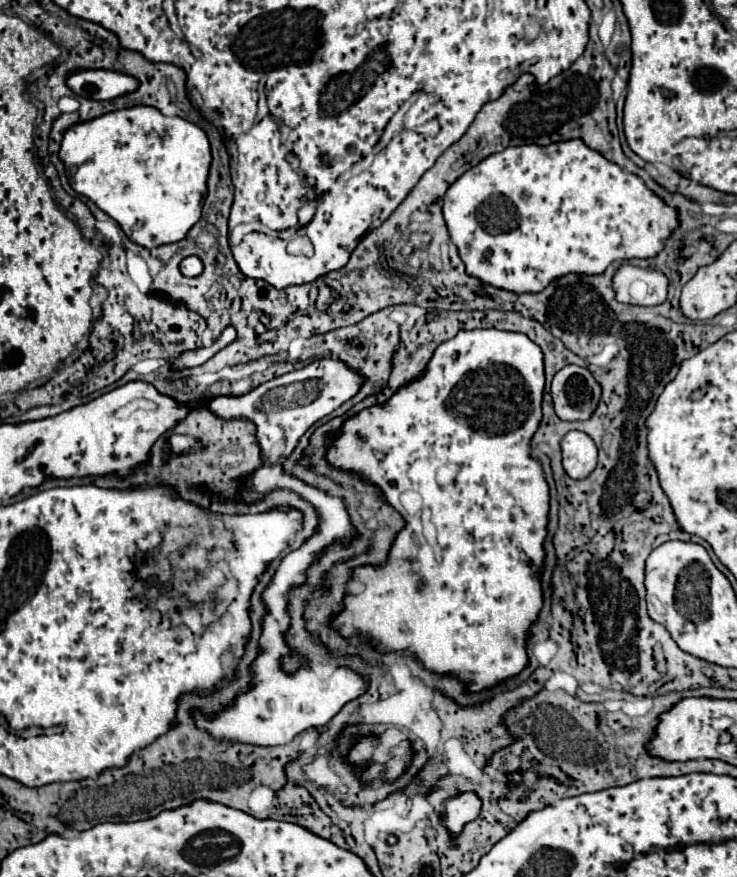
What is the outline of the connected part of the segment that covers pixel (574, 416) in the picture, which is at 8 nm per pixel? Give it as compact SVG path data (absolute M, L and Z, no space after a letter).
M566 365L554 375L550 395L560 419L584 421L592 417L600 401L600 385L588 369Z

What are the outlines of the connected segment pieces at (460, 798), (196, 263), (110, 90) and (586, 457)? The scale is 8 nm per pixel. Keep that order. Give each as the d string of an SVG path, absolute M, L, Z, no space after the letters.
M464 791L448 799L442 809L442 817L448 833L452 837L458 837L464 825L474 821L480 815L480 809L482 809L482 799L472 791Z
M186 257L182 261L182 265L180 265L180 271L186 277L198 277L204 271L204 265L202 265L202 261L198 257Z
M92 69L74 73L68 77L68 87L90 101L110 101L138 89L138 79L126 73L114 73L106 69Z
M570 431L560 441L562 447L562 467L572 479L588 477L598 459L598 449L594 441L582 431Z

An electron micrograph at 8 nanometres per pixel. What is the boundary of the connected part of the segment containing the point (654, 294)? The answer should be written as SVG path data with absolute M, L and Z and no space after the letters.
M620 265L612 277L612 289L618 303L652 307L666 301L668 277L660 269Z

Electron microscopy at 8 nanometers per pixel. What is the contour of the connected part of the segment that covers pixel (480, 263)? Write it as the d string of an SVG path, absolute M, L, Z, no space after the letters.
M564 141L548 147L538 147L538 145L508 147L502 153L494 153L494 157L486 157L486 161L480 161L474 169L466 171L458 181L454 181L454 185L450 185L444 197L444 219L448 225L450 239L458 247L458 253L466 265L466 273L478 277L488 285L514 291L514 293L538 293L538 289L544 289L554 277L562 277L566 273L598 275L598 273L604 273L606 267L614 261L654 257L654 253L662 249L662 241L666 241L666 237L670 235L670 229L678 225L678 221L674 221L674 209L670 209L658 197L654 197L652 191L648 191L638 177L618 169L618 165L610 165L610 161L606 161L600 153L594 153L592 149L582 145L582 141Z

